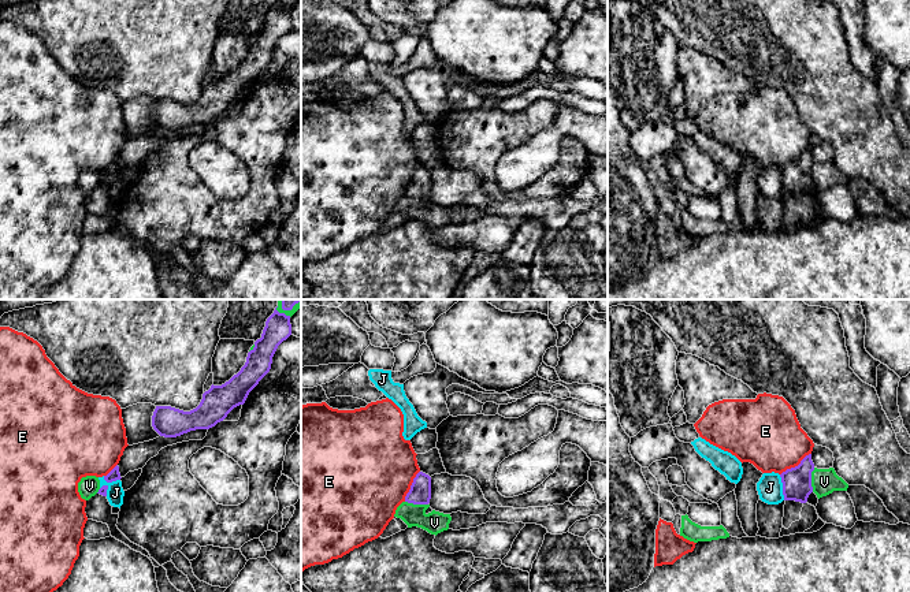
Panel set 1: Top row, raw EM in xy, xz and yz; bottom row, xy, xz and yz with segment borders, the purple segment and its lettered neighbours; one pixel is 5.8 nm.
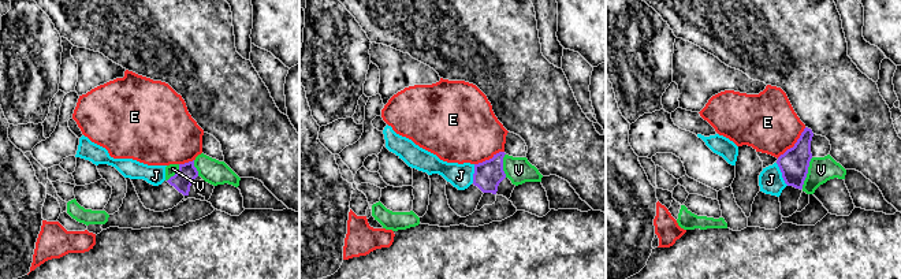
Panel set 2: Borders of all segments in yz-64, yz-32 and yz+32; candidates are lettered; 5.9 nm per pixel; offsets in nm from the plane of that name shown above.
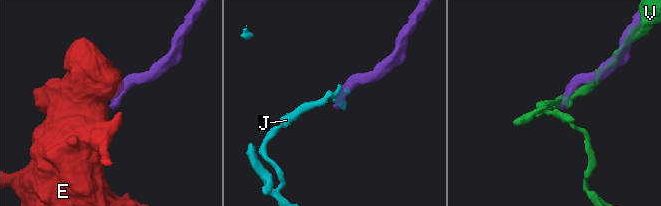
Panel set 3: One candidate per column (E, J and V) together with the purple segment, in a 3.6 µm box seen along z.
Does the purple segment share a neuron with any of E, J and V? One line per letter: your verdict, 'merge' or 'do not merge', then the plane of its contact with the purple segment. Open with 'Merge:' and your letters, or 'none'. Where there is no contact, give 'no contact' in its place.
Merge: none
E: do not merge; meets purple in yz
J: do not merge; meets purple in xy
V: do not merge; meets purple in yz

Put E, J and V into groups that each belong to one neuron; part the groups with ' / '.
E / J / V

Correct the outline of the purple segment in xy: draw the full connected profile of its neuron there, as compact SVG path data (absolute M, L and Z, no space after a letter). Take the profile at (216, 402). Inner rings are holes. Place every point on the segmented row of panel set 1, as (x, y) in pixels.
M275 308L241 371L222 386L212 384L203 394L200 405L190 412L156 406L152 416L153 429L160 436L177 438L190 431L209 429L223 421L234 407L245 403L249 392L270 372L278 346L290 335L290 316Z

